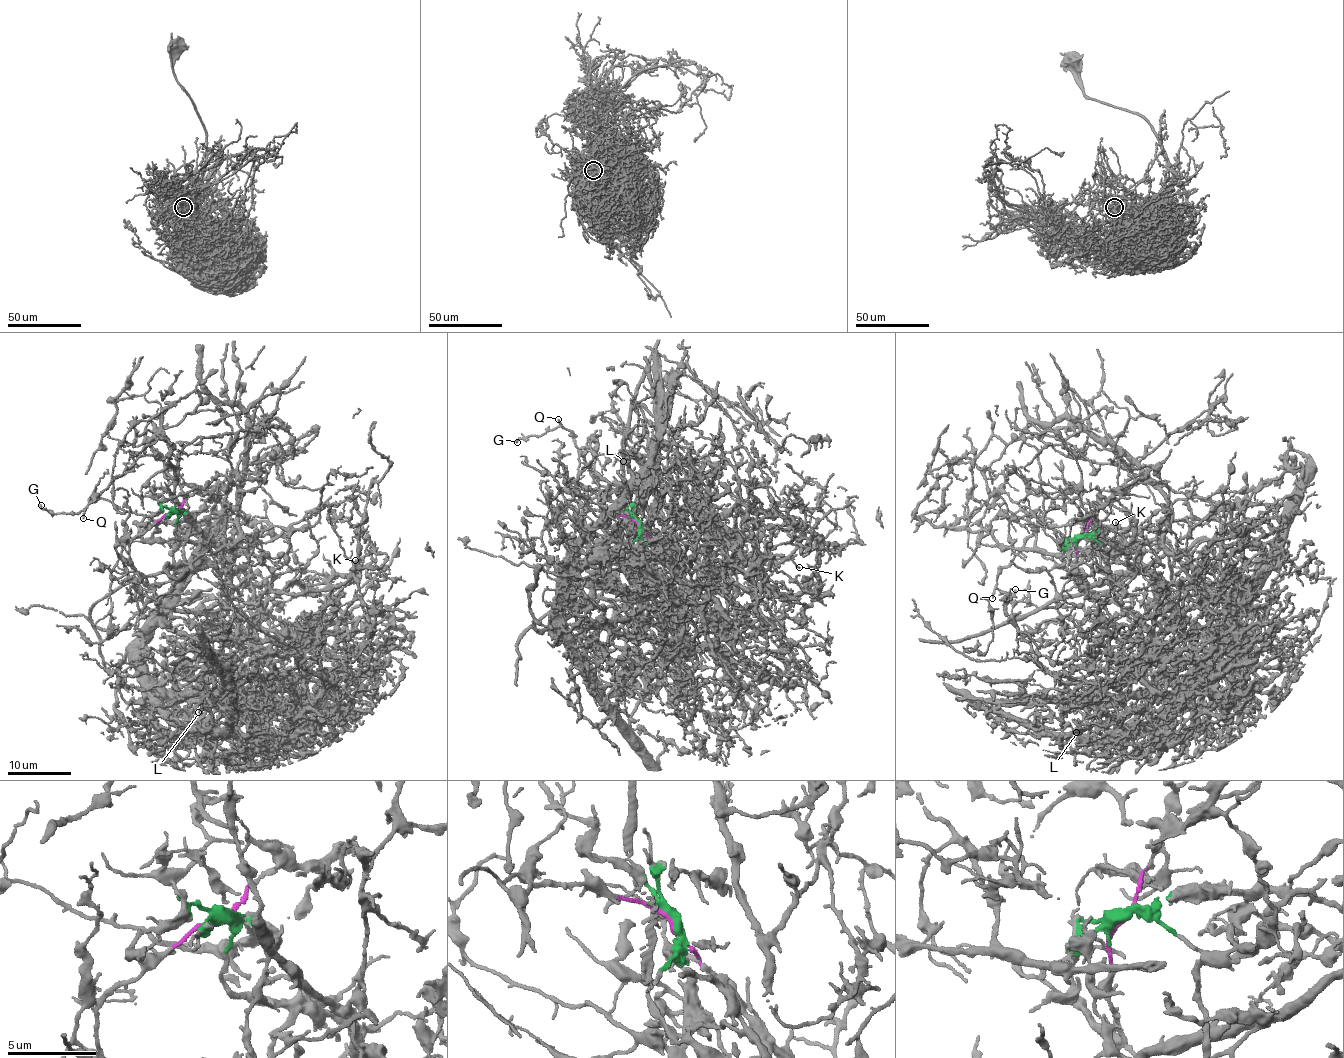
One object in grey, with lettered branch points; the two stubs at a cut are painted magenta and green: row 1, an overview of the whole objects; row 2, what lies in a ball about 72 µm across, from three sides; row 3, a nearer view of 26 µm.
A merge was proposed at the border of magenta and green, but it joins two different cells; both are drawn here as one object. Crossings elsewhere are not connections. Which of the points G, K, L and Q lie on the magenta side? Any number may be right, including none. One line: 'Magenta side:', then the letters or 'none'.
Magenta side: G, Q

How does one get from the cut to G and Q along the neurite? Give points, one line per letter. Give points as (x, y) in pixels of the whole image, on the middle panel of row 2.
G: (638, 523), (659, 547), (635, 533), (633, 523), (595, 481), (574, 436), (560, 427), (525, 436), (516, 443)
Q: (638, 523), (659, 547), (635, 533), (633, 523), (595, 481), (574, 436), (558, 418)

